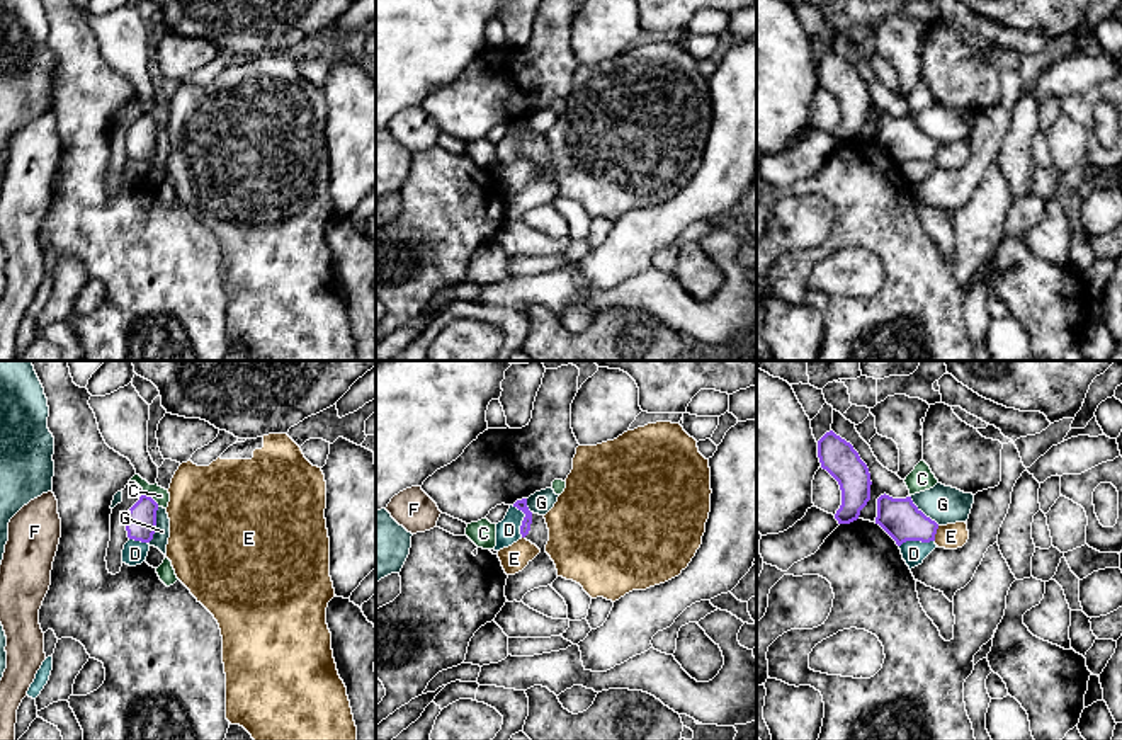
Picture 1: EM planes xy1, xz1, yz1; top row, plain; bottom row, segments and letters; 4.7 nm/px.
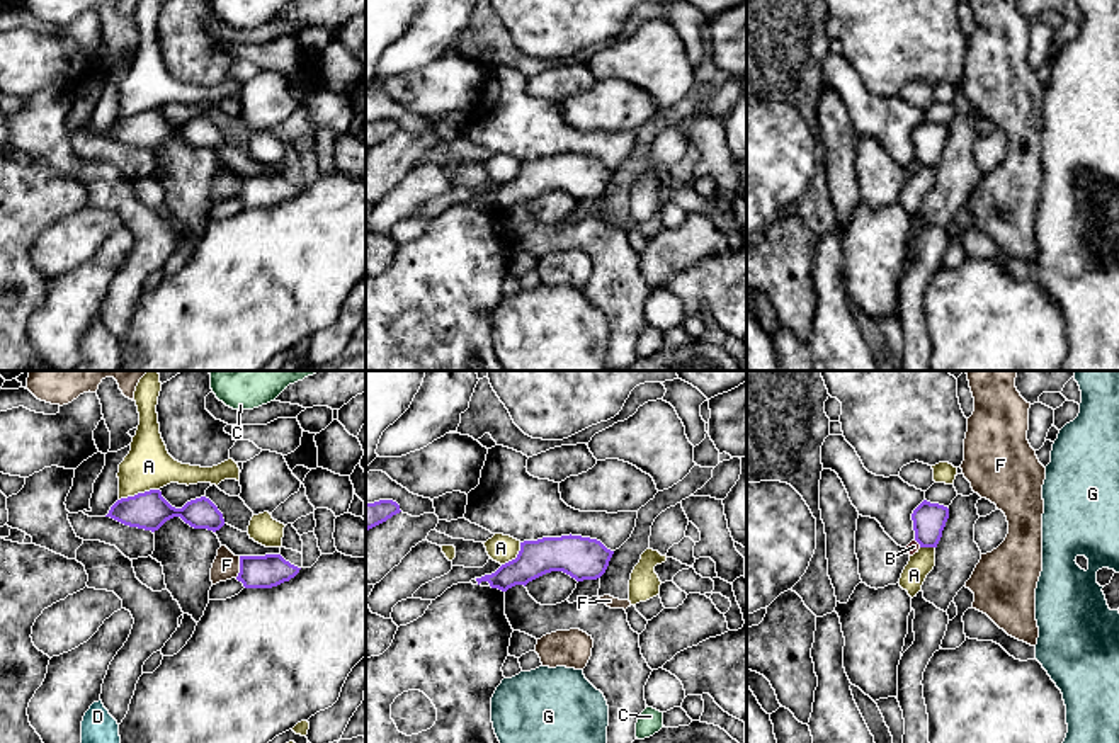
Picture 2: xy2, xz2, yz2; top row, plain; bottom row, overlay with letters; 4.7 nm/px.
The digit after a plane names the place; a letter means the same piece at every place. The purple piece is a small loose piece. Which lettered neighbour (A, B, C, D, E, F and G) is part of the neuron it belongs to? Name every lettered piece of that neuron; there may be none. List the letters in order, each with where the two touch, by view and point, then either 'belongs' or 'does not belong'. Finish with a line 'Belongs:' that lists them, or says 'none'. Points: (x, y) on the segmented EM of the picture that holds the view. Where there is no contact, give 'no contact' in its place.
A: xy2 (138, 493) | does not belong
B: yz2 (917, 541) | does not belong
C: xy1 (152, 499) | does not belong
D: xz1 (524, 519) | does not belong
E: yz1 (935, 533) | does not belong
F: xy2 (240, 567) | does not belong
G: xy1 (155, 526) | does not belong
Belongs: none

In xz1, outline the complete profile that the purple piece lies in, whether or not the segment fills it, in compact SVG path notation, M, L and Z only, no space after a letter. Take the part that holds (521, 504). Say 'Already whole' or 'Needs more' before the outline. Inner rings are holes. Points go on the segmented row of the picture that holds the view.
Needs more. M527 498L517 500L513 507L525 514L520 526L522 538L525 538L541 549L541 553L532 561L529 561L529 565L522 572L508 575L507 578L507 601L522 602L527 592L539 587L552 585L552 582L558 578L558 570L551 556L546 553L549 529L544 515L530 512L527 507Z

